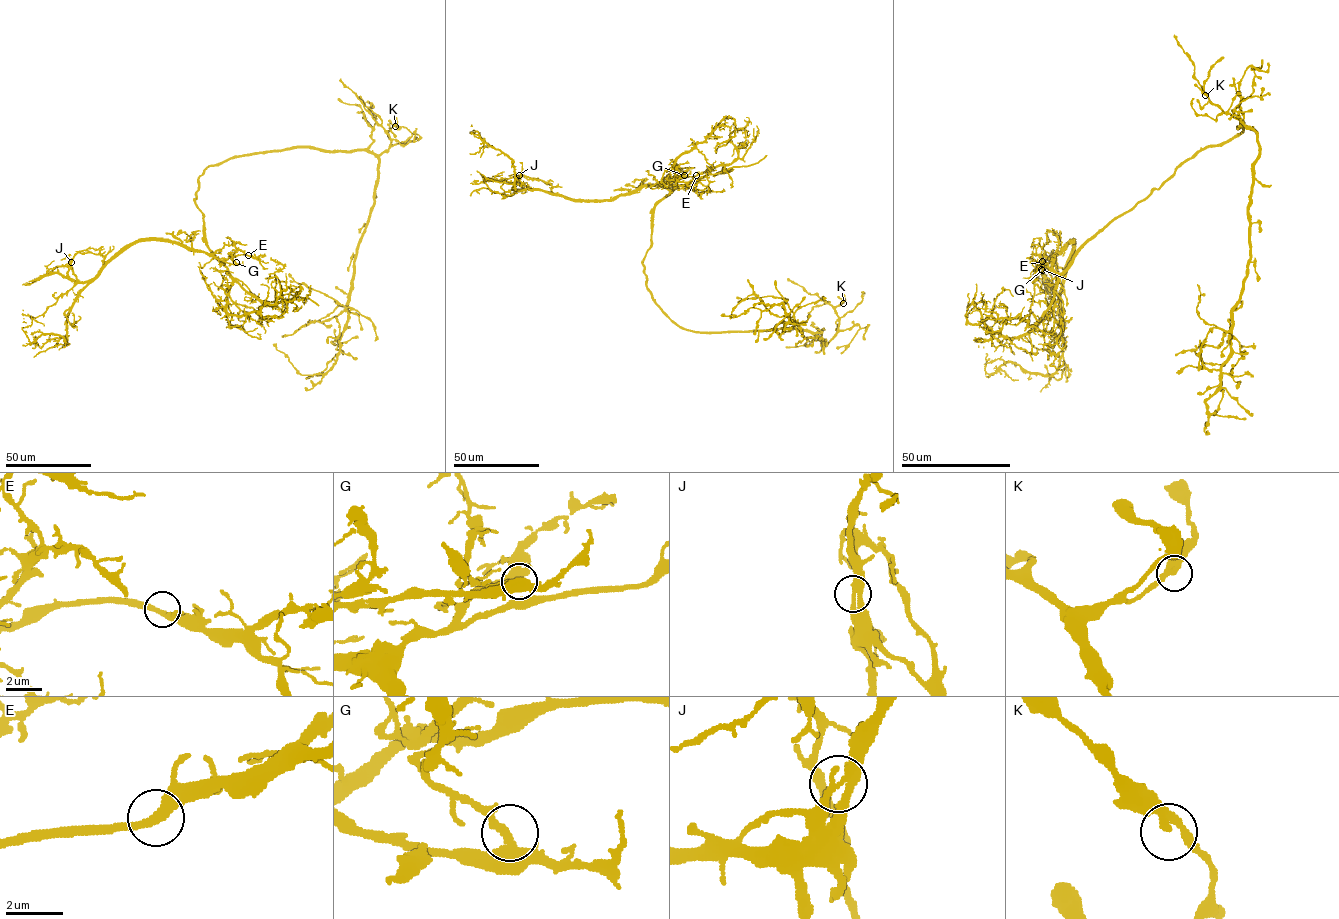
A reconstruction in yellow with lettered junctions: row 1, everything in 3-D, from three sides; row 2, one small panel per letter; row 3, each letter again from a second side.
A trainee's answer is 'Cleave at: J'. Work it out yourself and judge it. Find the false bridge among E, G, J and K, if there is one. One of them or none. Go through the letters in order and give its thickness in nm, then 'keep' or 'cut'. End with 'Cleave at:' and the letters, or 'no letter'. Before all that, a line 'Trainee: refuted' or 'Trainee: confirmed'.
Trainee: confirmed
E: 320 nm | keep
G: 340 nm | keep
J: 320 nm | cut
K: 320 nm | keep
Cleave at: J

